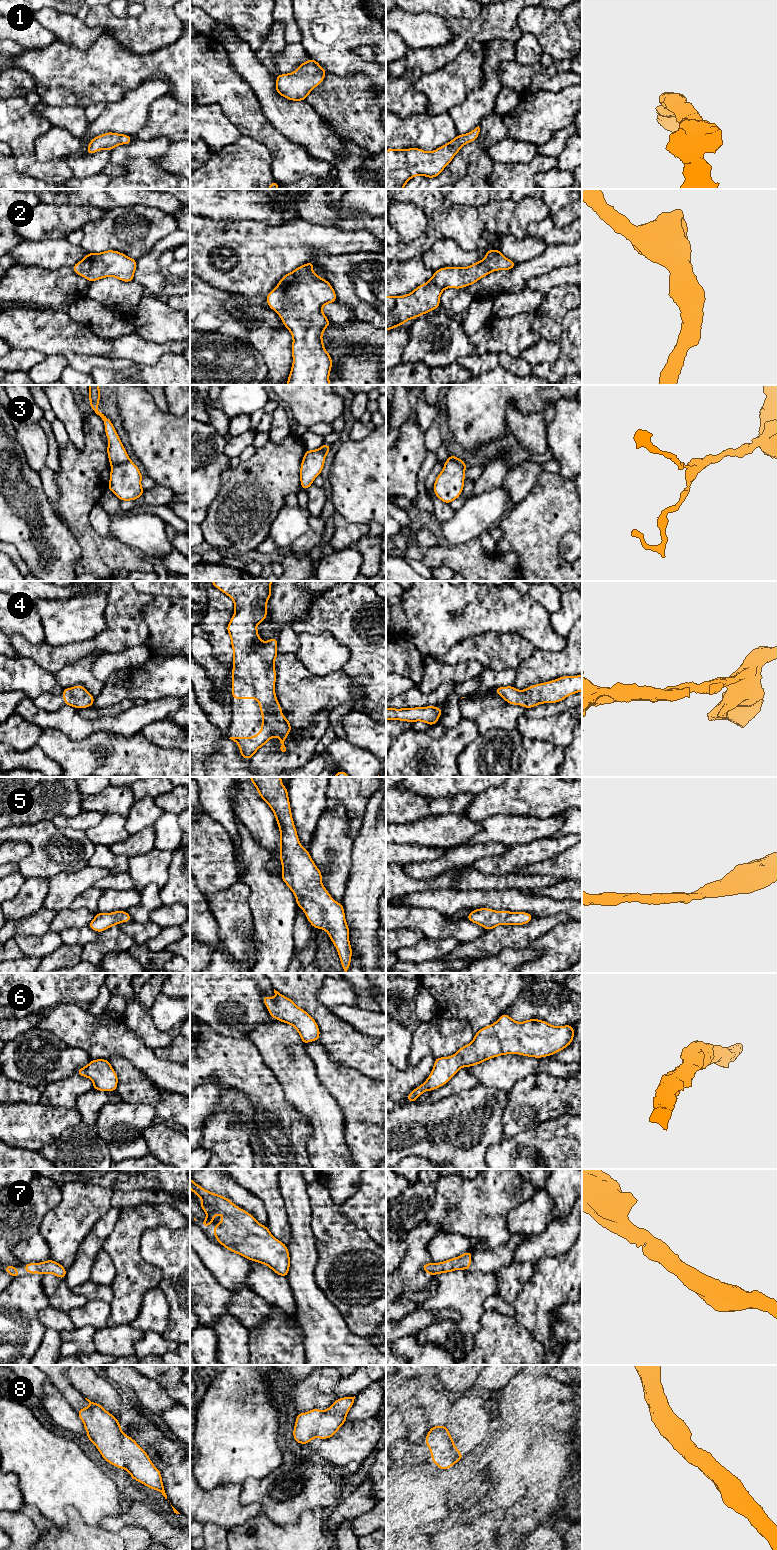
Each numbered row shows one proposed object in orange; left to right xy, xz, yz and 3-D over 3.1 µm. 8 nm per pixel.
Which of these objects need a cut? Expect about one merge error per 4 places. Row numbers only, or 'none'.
3

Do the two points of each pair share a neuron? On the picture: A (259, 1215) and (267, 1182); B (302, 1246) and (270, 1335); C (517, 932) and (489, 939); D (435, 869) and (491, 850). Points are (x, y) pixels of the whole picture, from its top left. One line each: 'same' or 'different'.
A: different
B: different
C: same
D: same

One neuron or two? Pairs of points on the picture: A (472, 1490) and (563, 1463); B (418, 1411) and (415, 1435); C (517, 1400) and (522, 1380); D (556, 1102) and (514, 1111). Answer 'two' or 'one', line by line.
A: two
B: one
C: one
D: one

